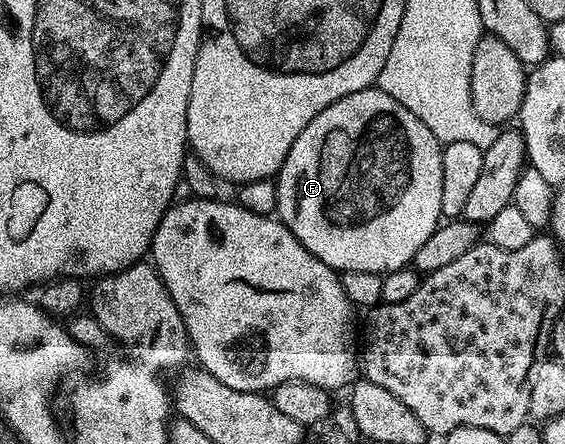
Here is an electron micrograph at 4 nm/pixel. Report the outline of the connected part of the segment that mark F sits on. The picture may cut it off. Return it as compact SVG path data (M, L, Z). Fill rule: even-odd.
M377 86L365 88L340 102L332 102L292 142L288 158L276 177L278 186L277 219L324 266L341 274L348 270L372 270L385 274L407 267L416 250L432 238L443 219L440 210L440 178L442 177L443 145L396 98L384 94Z

